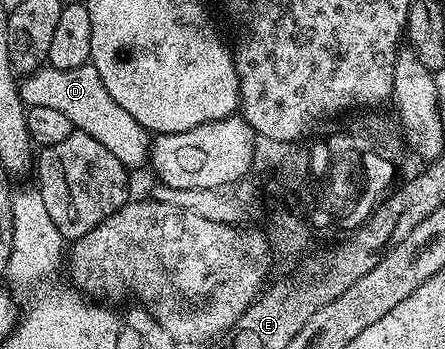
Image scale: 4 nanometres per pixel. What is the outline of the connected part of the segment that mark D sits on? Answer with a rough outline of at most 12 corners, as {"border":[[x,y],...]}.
{"border":[[42,65],[19,83],[127,169],[149,163],[151,133],[92,65]]}

